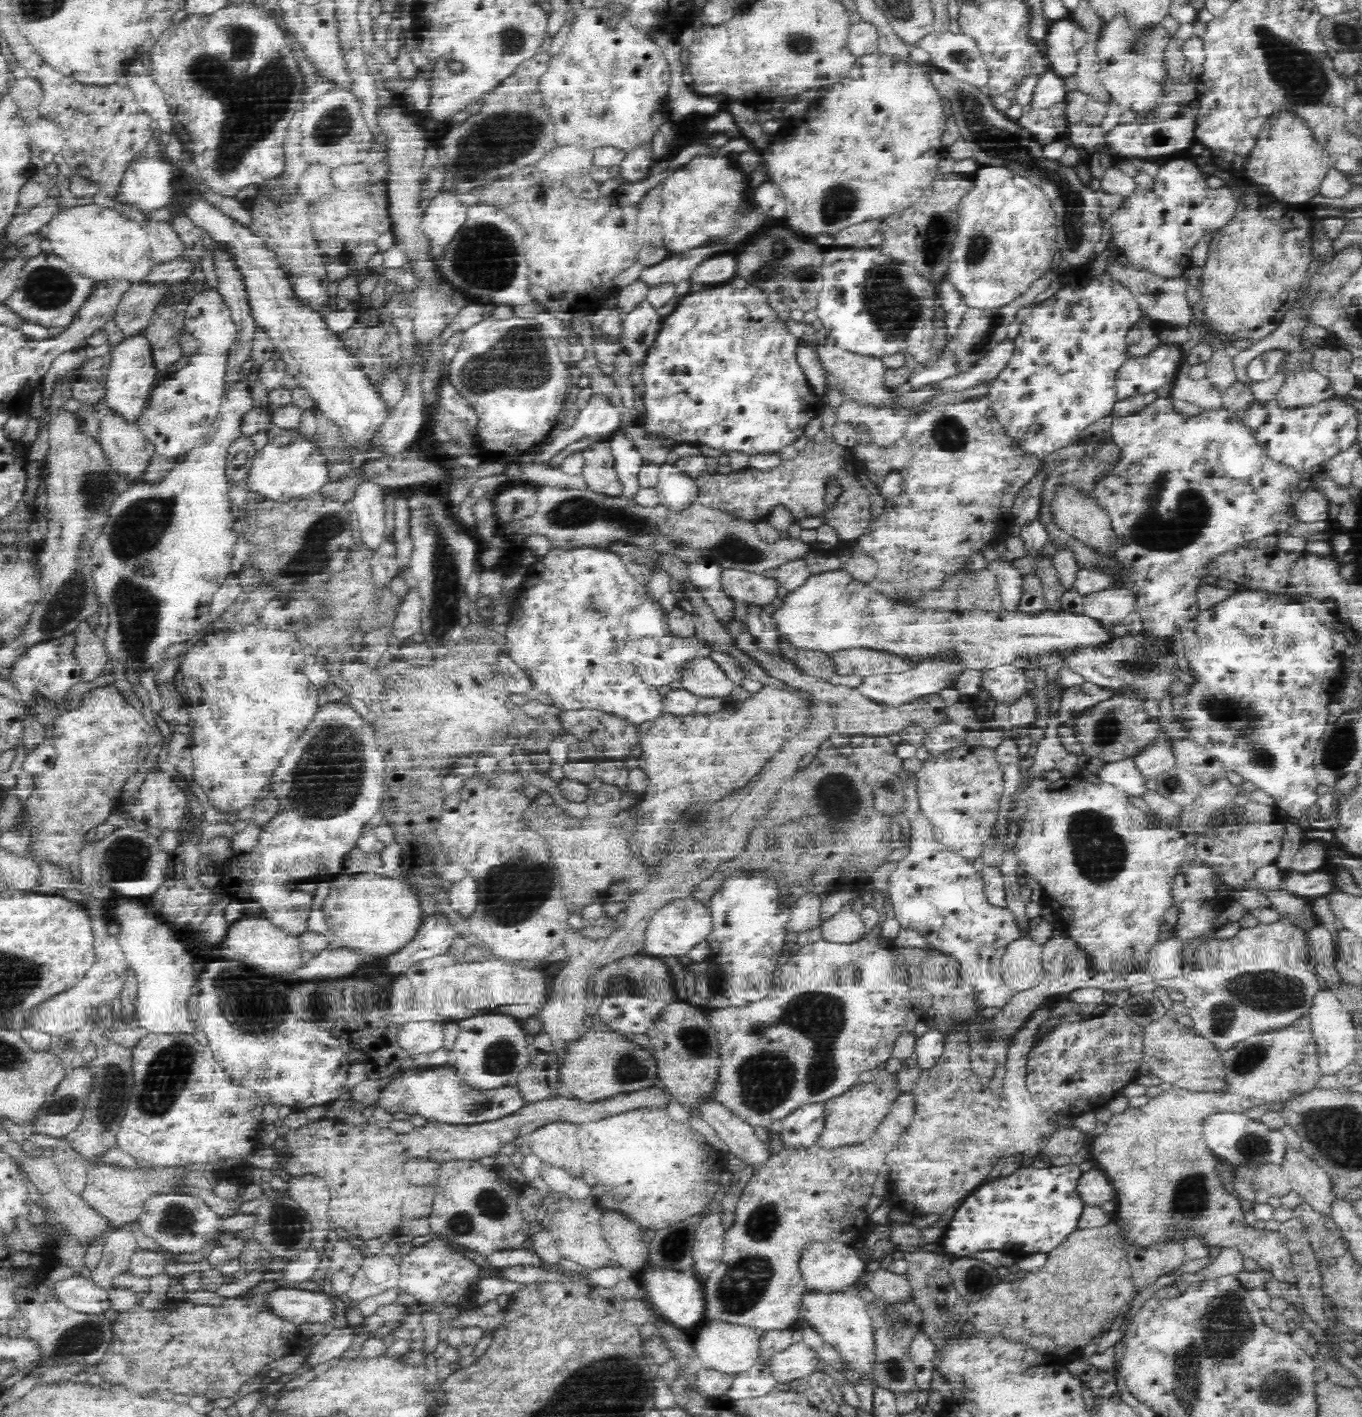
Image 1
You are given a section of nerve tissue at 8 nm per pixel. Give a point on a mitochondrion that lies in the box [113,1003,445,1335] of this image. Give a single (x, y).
(168, 1072)

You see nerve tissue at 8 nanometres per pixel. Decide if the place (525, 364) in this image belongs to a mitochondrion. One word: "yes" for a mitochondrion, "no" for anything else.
yes

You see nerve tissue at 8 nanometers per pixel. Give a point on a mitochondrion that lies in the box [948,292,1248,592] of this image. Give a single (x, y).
(1193, 514)

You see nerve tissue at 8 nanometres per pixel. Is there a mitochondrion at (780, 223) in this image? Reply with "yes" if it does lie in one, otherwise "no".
no

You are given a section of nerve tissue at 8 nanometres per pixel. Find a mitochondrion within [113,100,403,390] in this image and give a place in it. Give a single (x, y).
(335, 125)

